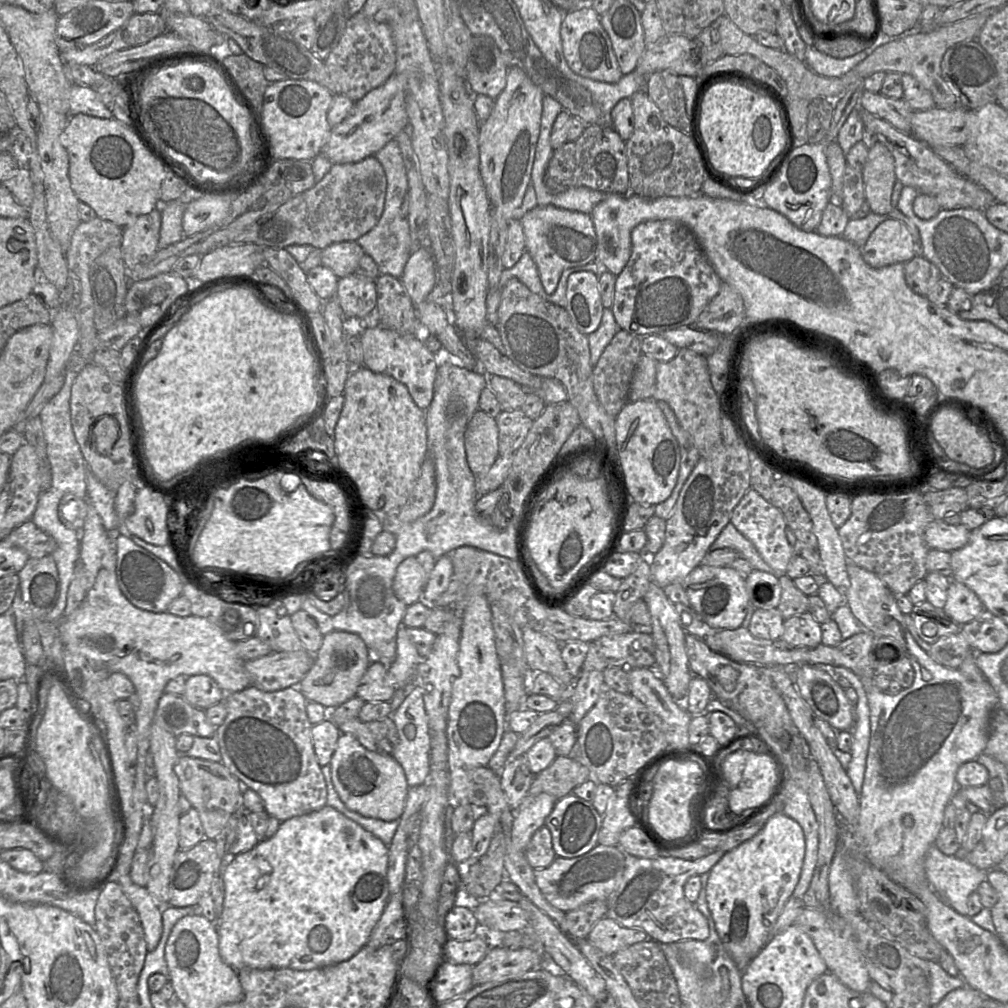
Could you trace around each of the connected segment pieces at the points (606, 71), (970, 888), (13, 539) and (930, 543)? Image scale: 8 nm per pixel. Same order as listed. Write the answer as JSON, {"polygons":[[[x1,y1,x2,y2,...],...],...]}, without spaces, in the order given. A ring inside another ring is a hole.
{"polygons":[[[592,6,567,11,561,24,560,34,563,55,574,73,599,82,619,82,624,74,618,65,609,35,601,24,601,16]],[[935,845,924,861,927,880,939,898,960,915,967,915,968,897,986,881,987,872,965,858,947,856]],[[32,520,14,529,3,541,23,549,29,558,42,558,51,555,57,548,56,541,38,529]],[[933,519,924,534,928,548,952,552,964,547,970,538,971,530,965,525,948,525,943,520]]]}

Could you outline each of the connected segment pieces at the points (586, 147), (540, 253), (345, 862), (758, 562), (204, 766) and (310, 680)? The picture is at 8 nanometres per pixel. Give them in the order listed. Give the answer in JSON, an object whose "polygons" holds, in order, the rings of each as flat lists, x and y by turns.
{"polygons":[[[588,125,577,140,566,142,553,151,544,182,552,193,583,186,603,193,627,195,630,182,626,142,613,126]],[[537,205,520,219,526,243,526,251,537,265,540,280,547,294,557,288,565,269,582,266,597,259,597,235,590,214]],[[325,805,309,814,282,821,272,837,260,840,247,852,228,855,228,860,224,862,224,902,223,911,217,925,218,946,222,960,236,971,239,971,243,968,311,970,350,959,367,944,370,934,380,919,390,897,387,870,388,845,329,805]],[[731,523,724,527,710,546,708,553,722,548,730,548,736,551,739,557,746,559,752,565,753,569,775,574,775,571,763,560,750,540,741,534]],[[180,755,176,763,180,793,186,797,198,812,205,836,215,839,226,826,230,816,243,807,244,788,240,781,230,773,222,762,213,762,200,758]],[[333,630,323,636,322,644,314,655,314,664,297,686,308,702,317,702,333,710,356,696,357,687,373,660,373,654,362,638,351,632]]]}

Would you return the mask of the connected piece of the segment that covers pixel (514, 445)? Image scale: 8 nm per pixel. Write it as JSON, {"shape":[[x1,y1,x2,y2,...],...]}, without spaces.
{"shape":[[521,409,501,411,495,420,499,431,499,455,513,455,522,445,534,421]]}

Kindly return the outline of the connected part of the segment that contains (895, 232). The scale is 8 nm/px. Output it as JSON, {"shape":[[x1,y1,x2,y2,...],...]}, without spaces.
{"shape":[[887,218,870,234,861,247,862,258,872,268,907,263,918,255,917,244,907,227]]}

